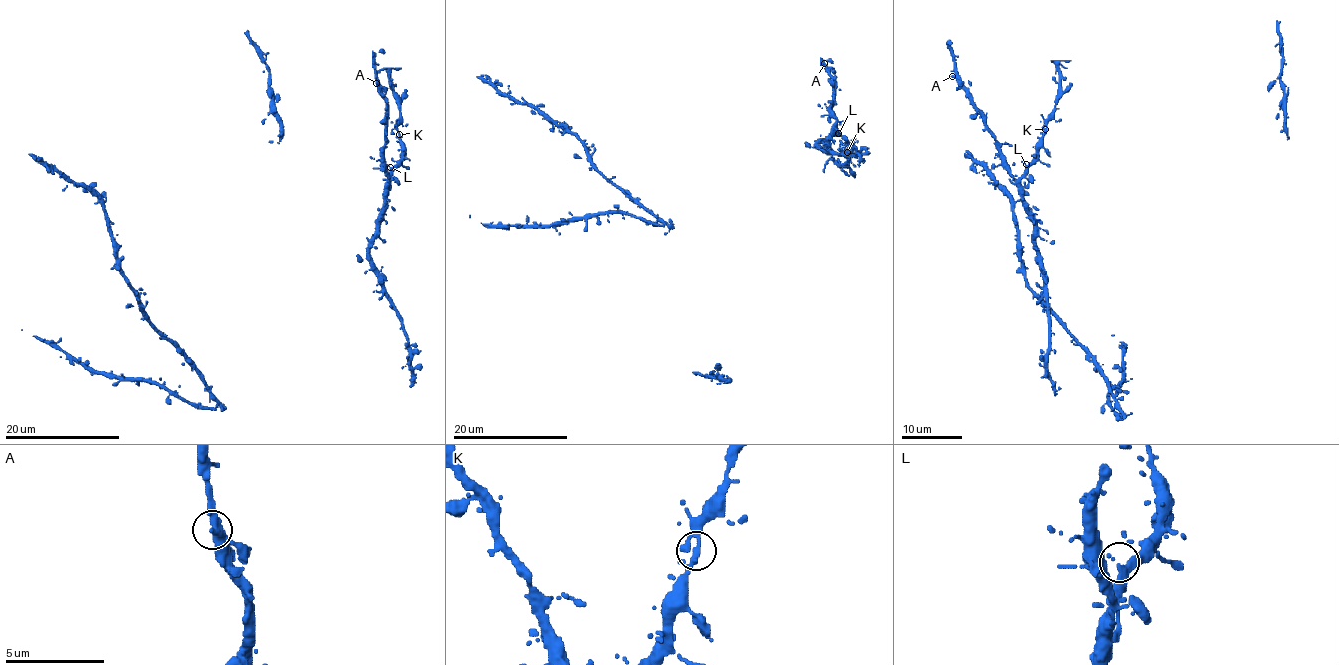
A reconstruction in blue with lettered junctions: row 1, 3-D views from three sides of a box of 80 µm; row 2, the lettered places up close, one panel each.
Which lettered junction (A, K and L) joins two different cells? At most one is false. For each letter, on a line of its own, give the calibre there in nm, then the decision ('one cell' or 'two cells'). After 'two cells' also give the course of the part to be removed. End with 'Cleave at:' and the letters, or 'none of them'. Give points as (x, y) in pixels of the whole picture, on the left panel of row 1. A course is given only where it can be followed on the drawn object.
A: 240 nm thick; one cell
K: 200 nm thick; one cell
L: 260 nm thick; one cell
Cleave at: none of them

